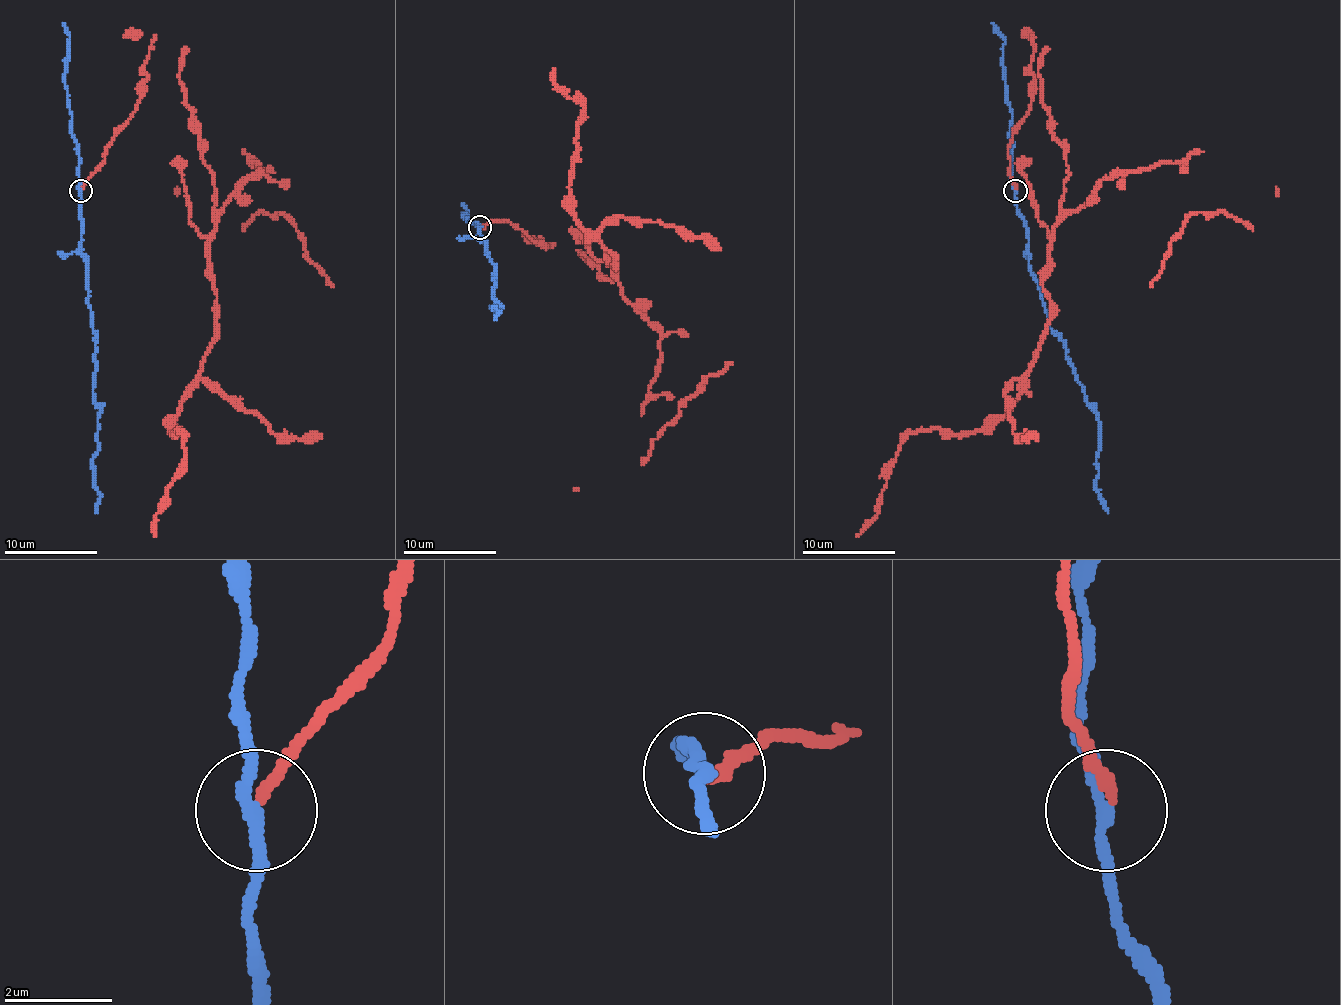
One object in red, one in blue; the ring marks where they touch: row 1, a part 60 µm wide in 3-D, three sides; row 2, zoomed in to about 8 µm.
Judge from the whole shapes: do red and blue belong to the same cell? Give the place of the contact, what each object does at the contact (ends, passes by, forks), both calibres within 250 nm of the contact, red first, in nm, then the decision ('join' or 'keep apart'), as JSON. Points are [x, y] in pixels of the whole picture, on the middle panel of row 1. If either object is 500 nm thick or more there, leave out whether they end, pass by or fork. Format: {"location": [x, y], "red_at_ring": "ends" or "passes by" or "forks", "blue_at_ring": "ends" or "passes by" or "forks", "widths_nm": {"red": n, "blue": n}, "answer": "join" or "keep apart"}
{"location": [480, 227], "red_at_ring": "ends", "blue_at_ring": "passes by", "widths_nm": {"red": 200, "blue": 220}, "answer": "keep apart"}

